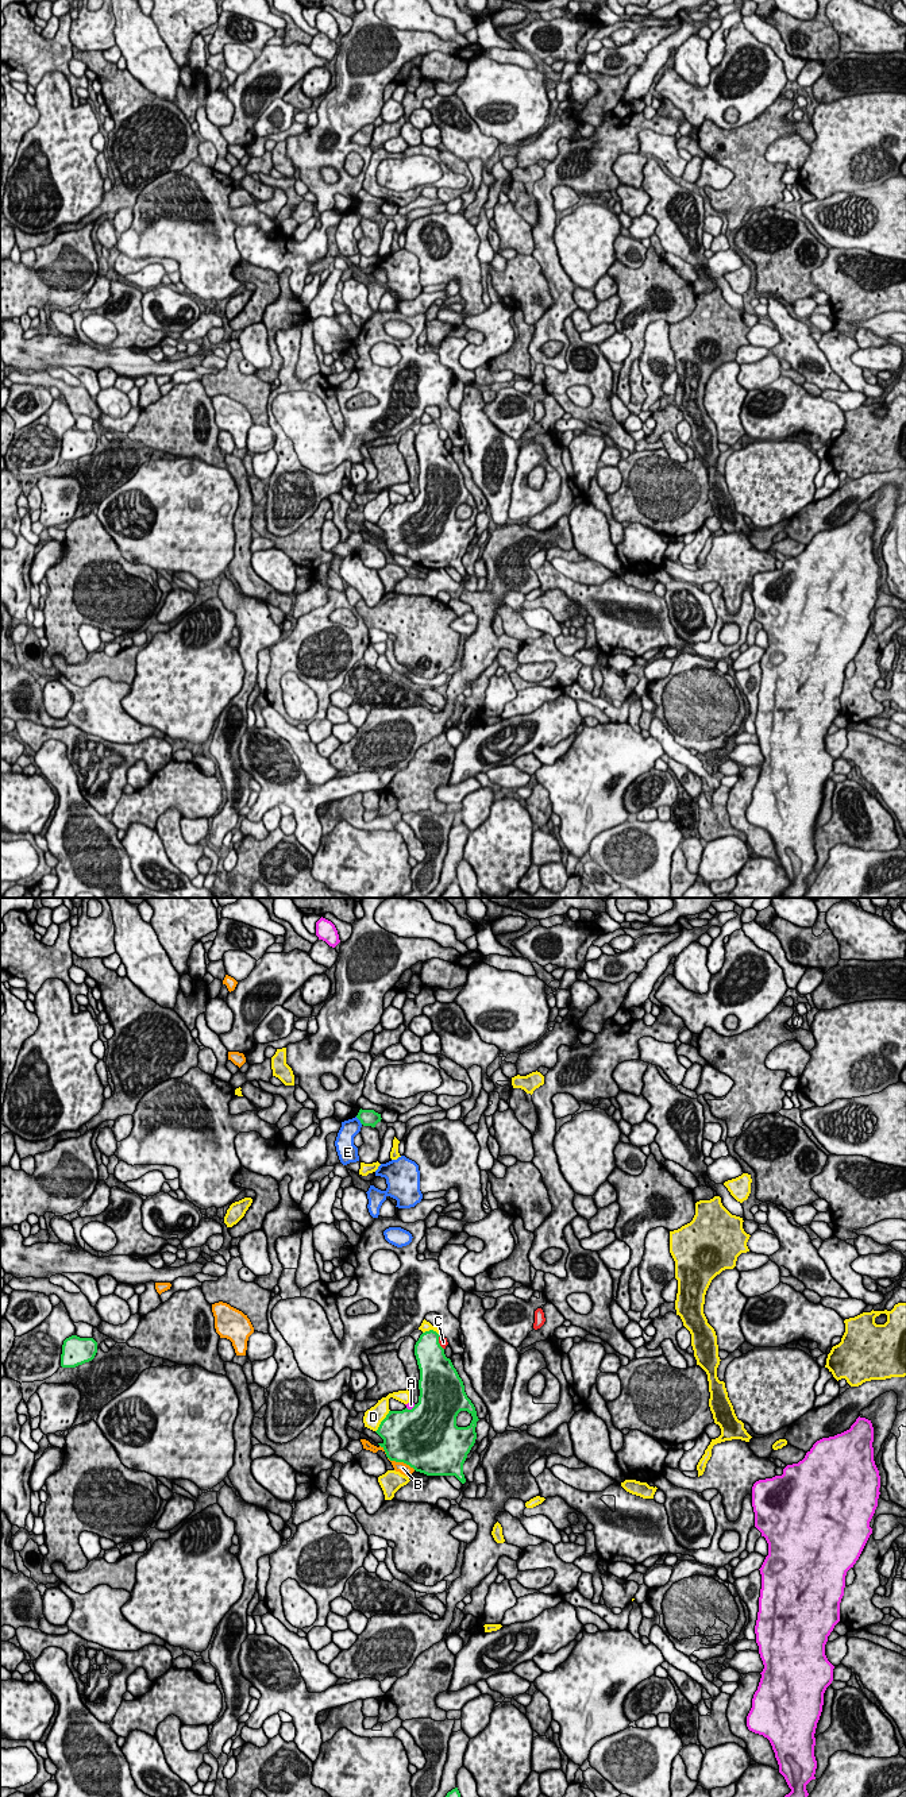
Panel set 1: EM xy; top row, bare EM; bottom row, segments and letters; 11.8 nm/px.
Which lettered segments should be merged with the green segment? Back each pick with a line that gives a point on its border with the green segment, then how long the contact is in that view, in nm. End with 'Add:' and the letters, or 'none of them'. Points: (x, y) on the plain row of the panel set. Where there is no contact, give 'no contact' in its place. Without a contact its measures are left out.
Add: none of them

